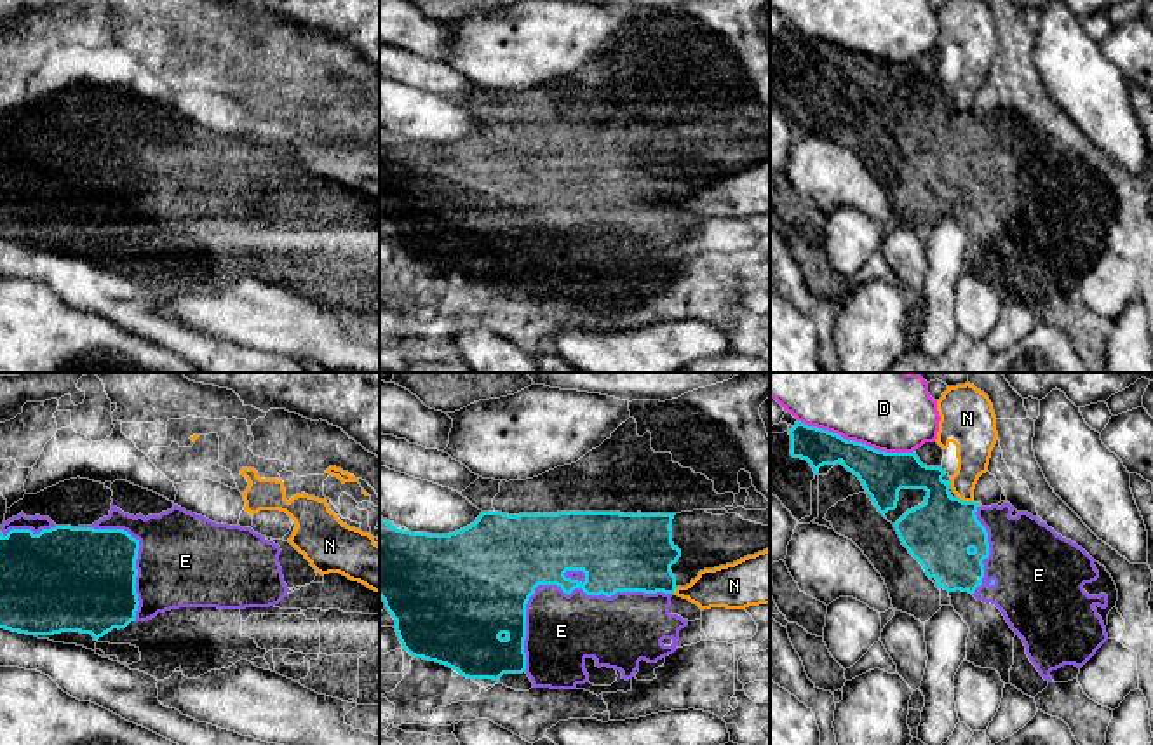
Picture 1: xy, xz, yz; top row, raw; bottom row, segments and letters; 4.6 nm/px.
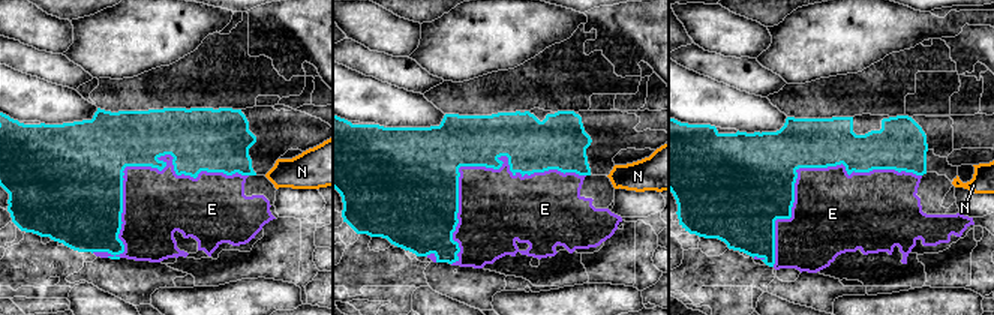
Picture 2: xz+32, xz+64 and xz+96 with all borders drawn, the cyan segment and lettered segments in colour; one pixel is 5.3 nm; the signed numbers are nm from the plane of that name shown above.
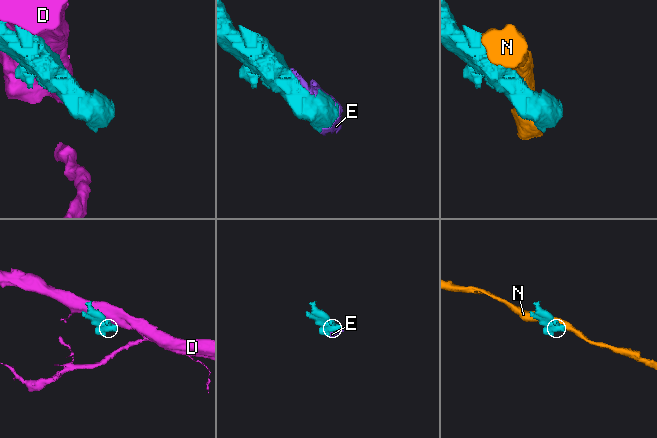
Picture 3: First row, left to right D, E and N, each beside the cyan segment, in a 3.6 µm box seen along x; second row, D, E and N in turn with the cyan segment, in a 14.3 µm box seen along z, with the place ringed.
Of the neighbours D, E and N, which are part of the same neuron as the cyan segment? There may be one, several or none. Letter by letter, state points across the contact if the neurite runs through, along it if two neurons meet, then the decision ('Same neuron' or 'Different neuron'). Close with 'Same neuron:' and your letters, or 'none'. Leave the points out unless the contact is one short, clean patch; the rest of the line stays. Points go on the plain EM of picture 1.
D: Different neuron
E: Same neuron
N: Different neuron
Same neuron: E

